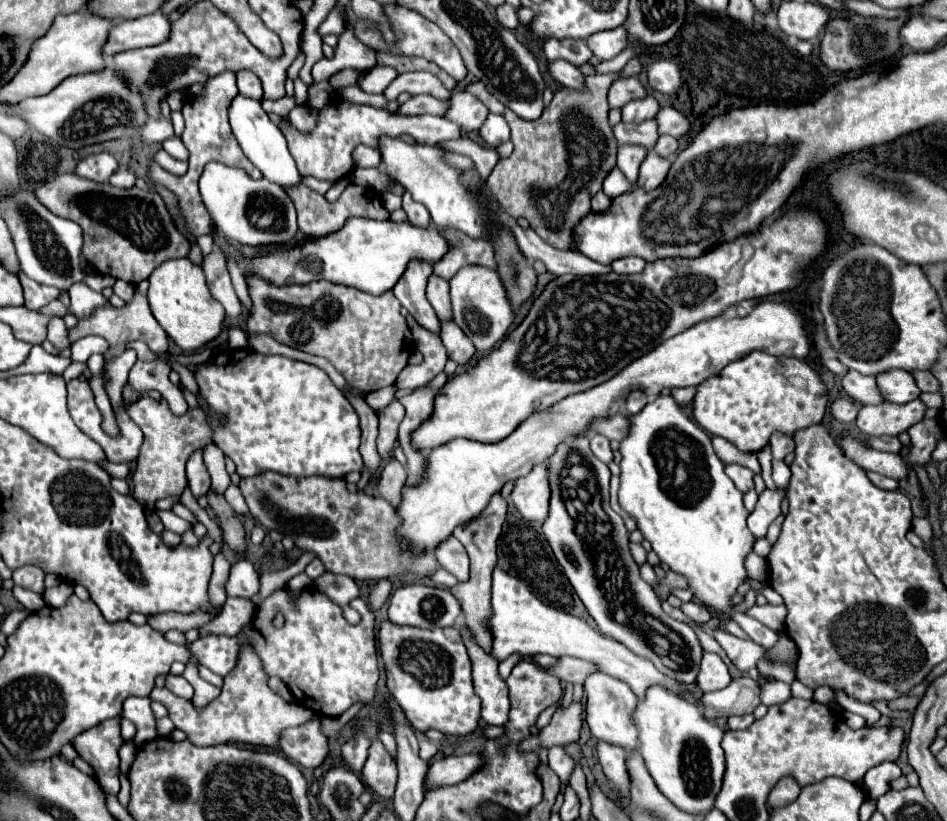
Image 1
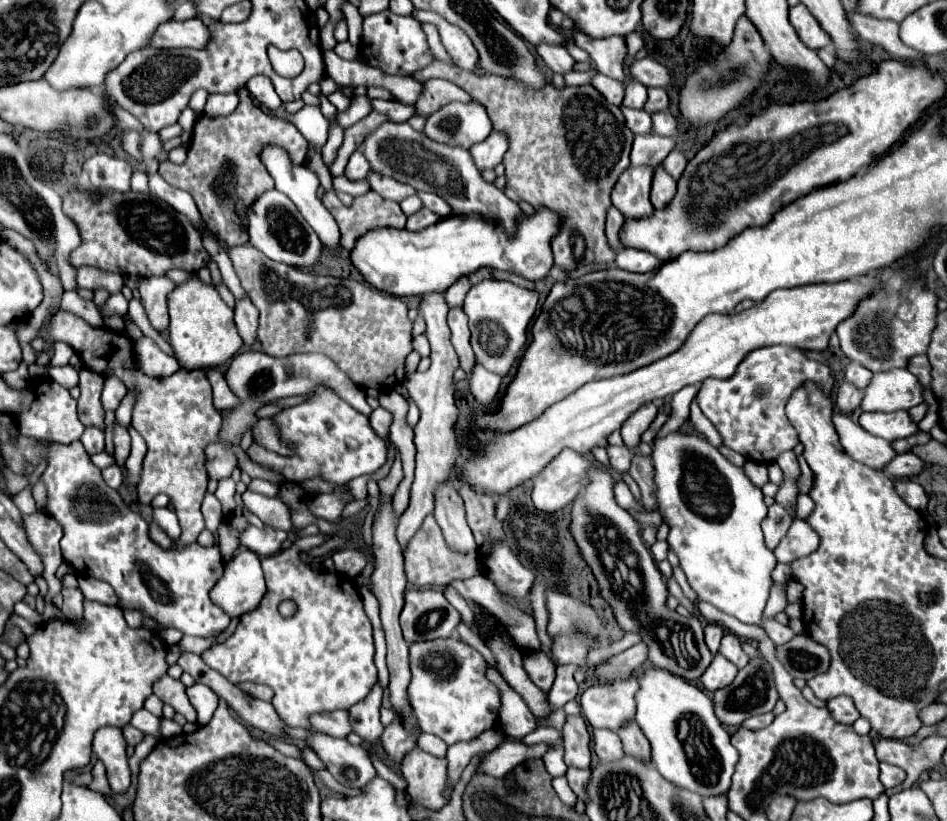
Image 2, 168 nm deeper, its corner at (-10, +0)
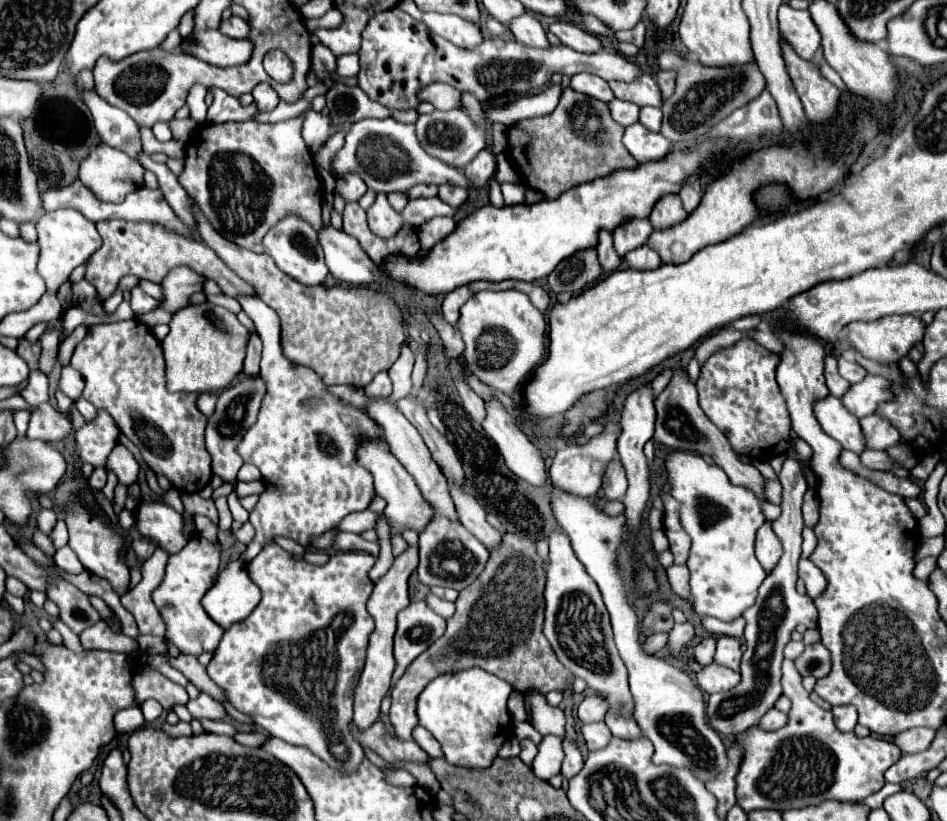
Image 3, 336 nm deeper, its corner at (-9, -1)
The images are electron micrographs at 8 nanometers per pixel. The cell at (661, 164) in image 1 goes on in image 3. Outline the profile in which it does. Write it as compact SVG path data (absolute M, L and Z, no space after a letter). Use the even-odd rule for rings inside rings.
M670 193L668 197L660 197L660 201L656 201L656 205L652 207L650 219L654 229L666 229L684 221L686 215L688 213L684 211L680 197L676 193Z

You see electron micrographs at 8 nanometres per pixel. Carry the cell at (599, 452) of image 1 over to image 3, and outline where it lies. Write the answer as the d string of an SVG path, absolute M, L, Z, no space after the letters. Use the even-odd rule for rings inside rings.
M612 459L602 477L602 491L608 499L622 499L626 493L626 473L620 459Z

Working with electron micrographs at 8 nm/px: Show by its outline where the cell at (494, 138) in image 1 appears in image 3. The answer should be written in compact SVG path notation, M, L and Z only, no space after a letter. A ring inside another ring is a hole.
M488 147L482 149L474 157L474 161L464 167L464 173L466 173L468 181L472 183L472 187L486 187L488 179L494 175L494 171L496 171L496 157Z

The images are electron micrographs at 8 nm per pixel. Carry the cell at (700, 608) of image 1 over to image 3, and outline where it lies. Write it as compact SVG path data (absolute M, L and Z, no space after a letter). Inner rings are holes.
M708 637L704 641L700 641L696 647L694 647L694 657L700 665L710 665L714 661L714 649L716 649L716 639L714 637Z

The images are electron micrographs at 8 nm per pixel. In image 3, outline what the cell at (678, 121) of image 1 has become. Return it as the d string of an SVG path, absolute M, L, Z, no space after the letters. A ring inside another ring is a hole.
M642 107L640 109L640 123L650 131L660 131L662 125L662 109L660 107Z

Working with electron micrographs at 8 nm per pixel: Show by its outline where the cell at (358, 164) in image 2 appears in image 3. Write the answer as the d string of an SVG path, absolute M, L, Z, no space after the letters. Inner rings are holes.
M348 173L348 177L340 177L336 181L336 191L346 199L346 201L356 201L366 193L364 181L356 177L356 173Z

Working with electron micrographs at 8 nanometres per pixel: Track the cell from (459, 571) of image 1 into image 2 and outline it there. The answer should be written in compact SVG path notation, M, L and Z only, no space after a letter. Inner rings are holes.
M451 482L439 484L435 490L435 512L437 524L449 546L457 552L471 552L475 548L473 532L465 520L465 506L461 496L455 492Z

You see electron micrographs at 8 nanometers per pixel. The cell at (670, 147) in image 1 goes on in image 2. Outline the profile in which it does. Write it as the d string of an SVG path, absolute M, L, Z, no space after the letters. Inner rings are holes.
M677 148L663 160L665 172L669 172L669 176L671 176L675 182L679 182L679 178L683 176L685 166L687 166L687 158L685 158L685 154L683 154L681 150L677 150Z

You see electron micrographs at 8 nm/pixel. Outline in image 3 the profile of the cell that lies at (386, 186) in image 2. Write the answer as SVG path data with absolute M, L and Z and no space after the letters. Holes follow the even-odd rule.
M416 185L406 191L408 199L418 199L418 197L434 197L438 193L436 185Z

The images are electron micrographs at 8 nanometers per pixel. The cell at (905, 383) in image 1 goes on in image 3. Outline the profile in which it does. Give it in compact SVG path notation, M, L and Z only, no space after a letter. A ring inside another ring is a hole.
M866 375L864 381L848 389L848 393L842 397L842 403L850 413L854 413L860 419L872 415L878 409L878 405L892 401L892 397L894 393L888 379L880 375Z

